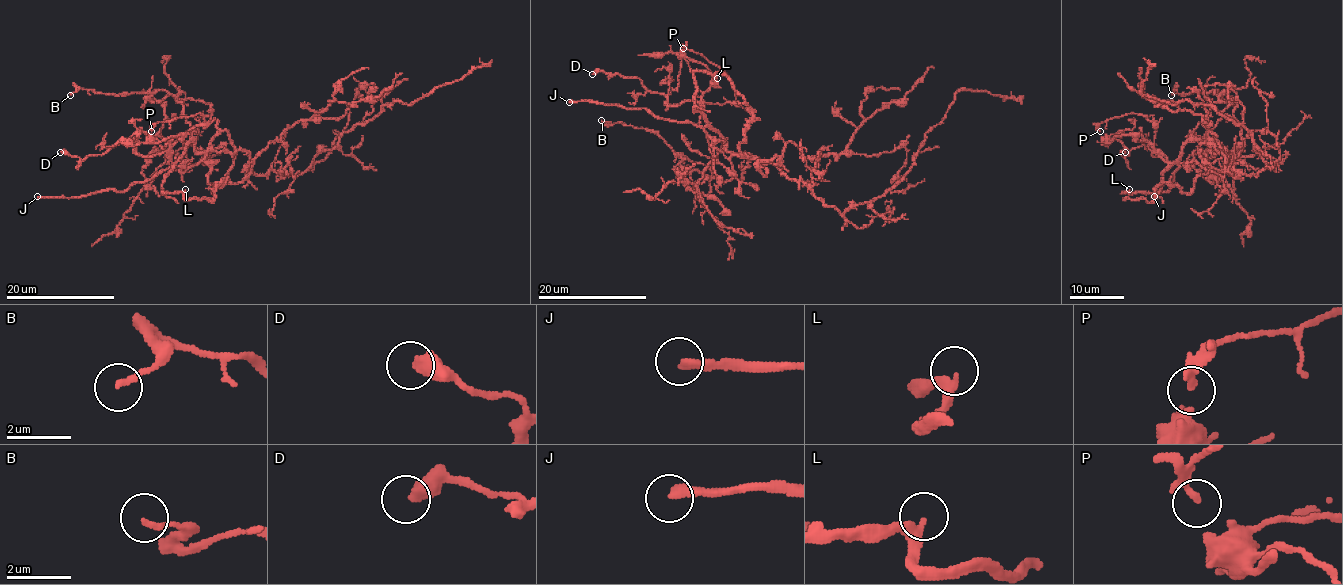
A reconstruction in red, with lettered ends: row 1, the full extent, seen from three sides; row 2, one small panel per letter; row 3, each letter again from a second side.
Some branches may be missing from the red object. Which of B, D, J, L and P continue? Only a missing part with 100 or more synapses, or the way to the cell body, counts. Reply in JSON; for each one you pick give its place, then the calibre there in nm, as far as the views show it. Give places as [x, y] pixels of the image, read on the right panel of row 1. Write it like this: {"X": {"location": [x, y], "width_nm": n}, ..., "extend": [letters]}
{"J": {"location": [1154, 196], "width_nm": 280}, "extend": ["J"]}

